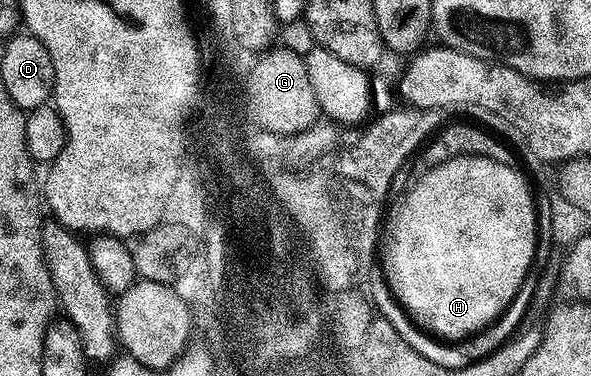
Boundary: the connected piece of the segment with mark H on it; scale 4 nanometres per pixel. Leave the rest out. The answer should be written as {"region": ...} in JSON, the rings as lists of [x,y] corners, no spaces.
{"region":[[[460,156],[454,160],[443,162],[439,166],[428,169],[417,180],[417,185],[405,196],[405,201],[397,208],[393,216],[393,225],[389,228],[389,241],[384,241],[385,257],[380,257],[379,264],[385,267],[385,280],[389,283],[391,291],[397,295],[397,300],[402,309],[425,332],[437,338],[444,338],[449,342],[457,342],[462,338],[469,338],[474,333],[486,329],[493,321],[504,312],[509,303],[515,298],[520,284],[524,280],[529,268],[533,264],[533,256],[536,254],[536,242],[538,233],[537,210],[535,207],[534,193],[529,193],[529,184],[520,176],[520,171],[511,166],[503,166],[503,162],[495,162],[486,156]]]}

